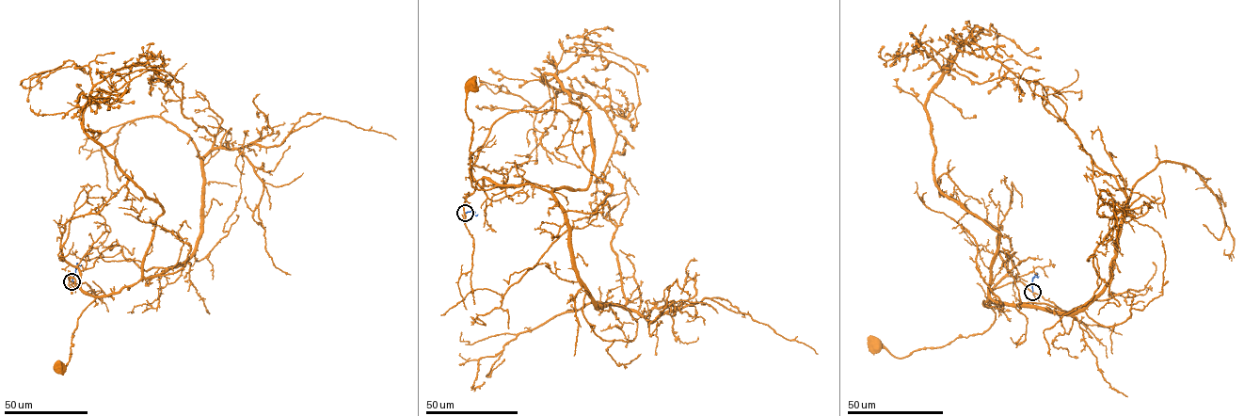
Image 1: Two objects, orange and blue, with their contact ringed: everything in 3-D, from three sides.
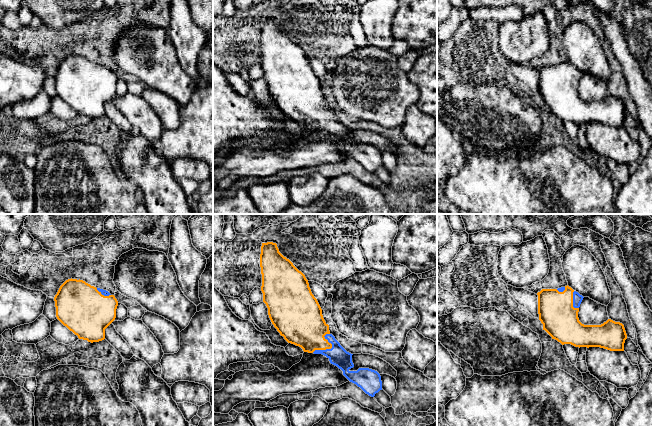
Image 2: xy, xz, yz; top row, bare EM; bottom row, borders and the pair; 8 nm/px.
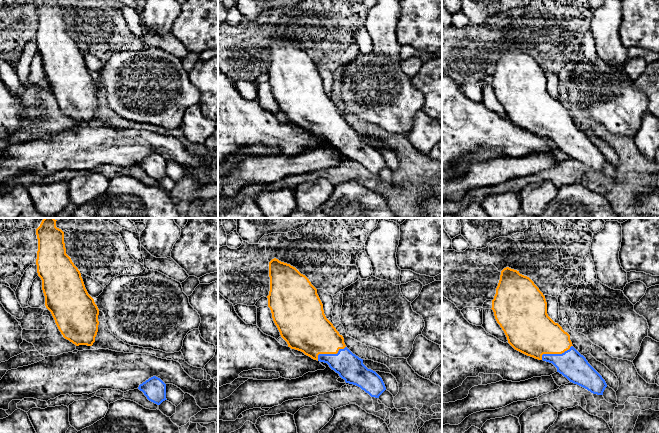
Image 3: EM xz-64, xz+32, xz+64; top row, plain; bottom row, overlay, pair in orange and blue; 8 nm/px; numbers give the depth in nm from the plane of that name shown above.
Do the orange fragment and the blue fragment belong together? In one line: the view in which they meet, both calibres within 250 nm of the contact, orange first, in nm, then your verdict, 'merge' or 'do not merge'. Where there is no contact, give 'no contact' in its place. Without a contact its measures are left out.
xz | 320/160 nm | merge

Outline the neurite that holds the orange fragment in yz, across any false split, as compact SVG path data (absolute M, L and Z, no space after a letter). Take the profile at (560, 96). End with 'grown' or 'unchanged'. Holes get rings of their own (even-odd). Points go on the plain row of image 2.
M568 61L558 65L542 65L538 71L539 96L552 115L562 121L571 120L575 123L600 123L610 127L624 127L627 110L624 101L608 95L601 101L584 101L579 97L578 88L583 72Z | grown

